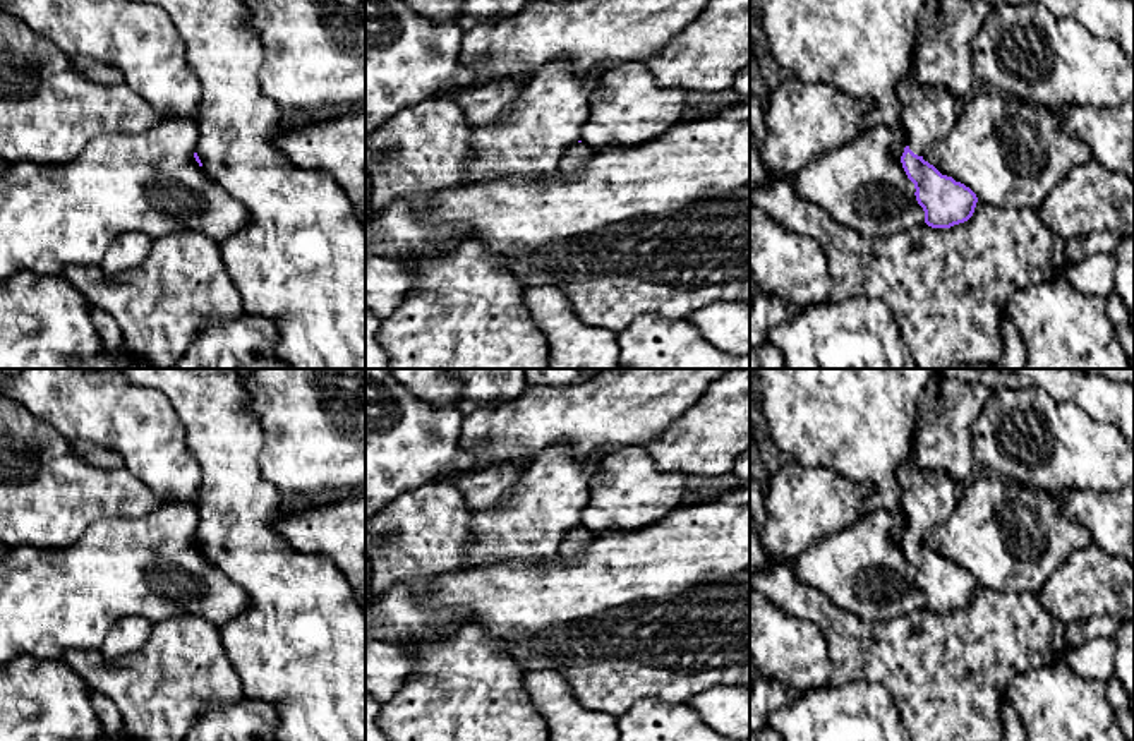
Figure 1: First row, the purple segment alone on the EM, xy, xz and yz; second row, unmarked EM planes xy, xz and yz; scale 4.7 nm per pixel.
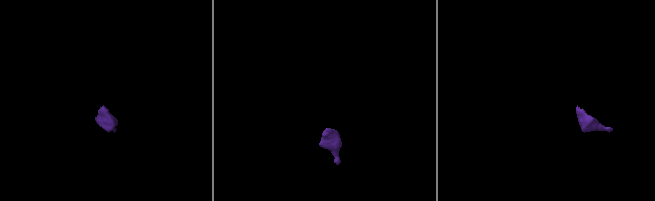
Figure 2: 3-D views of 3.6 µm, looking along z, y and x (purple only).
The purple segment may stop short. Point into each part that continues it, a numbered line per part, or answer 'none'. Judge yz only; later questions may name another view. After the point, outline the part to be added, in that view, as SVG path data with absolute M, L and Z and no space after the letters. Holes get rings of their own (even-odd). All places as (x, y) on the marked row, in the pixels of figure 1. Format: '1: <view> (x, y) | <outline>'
1: yz (928, 114) | M913 63L897 84L902 103L906 146L918 156L949 136L961 111L961 99L937 87L923 87L913 79Z

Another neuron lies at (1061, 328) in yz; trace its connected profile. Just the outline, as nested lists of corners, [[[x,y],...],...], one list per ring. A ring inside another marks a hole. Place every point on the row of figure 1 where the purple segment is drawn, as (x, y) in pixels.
[[[1065,273],[1012,295],[1005,316],[1026,346],[1024,369],[1131,369],[1115,326],[1108,319],[1107,300],[1081,293]]]

